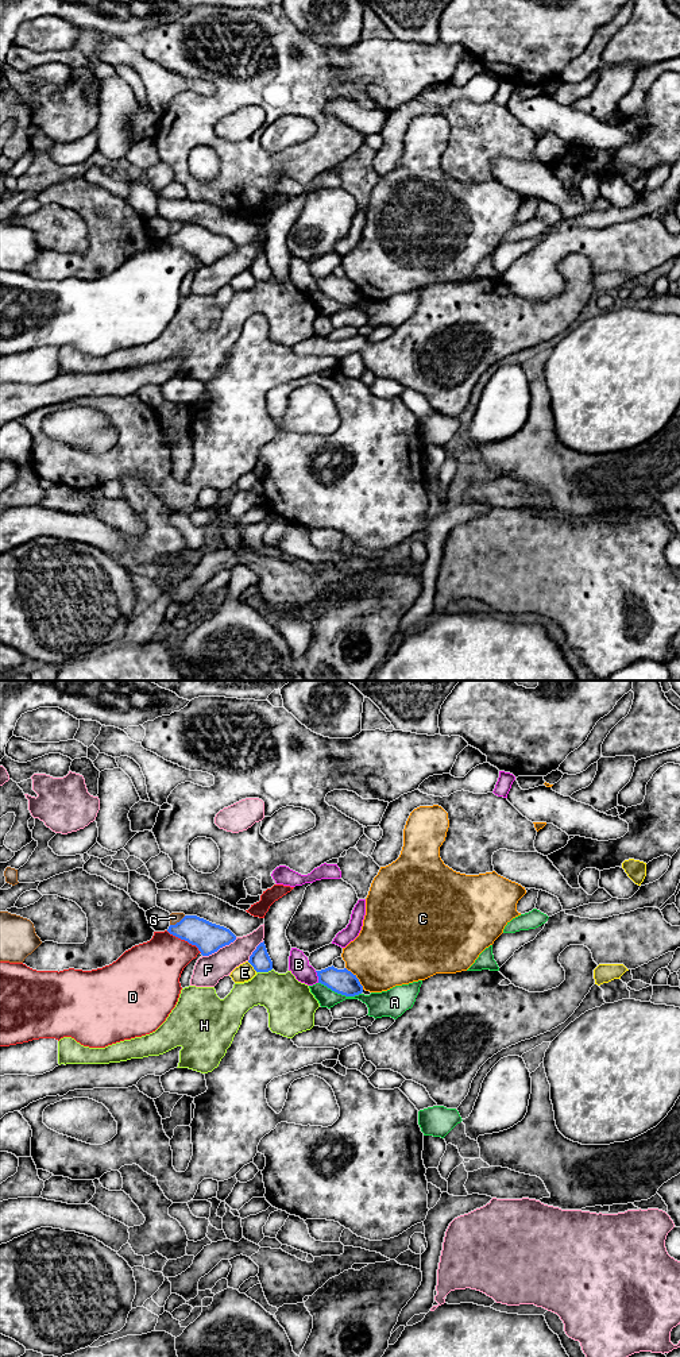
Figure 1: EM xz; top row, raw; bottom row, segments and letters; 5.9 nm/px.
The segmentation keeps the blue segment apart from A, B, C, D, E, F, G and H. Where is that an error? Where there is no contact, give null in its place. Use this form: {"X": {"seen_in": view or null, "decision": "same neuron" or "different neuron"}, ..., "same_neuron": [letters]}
{"A": {"seen_in": "xz", "decision": "different neuron"}, "B": {"seen_in": "xz", "decision": "different neuron"}, "C": {"seen_in": "xz", "decision": "different neuron"}, "D": {"seen_in": "xz", "decision": "different neuron"}, "E": {"seen_in": "xz", "decision": "different neuron"}, "F": {"seen_in": "xz", "decision": "different neuron"}, "G": {"seen_in": "xz", "decision": "different neuron"}, "H": {"seen_in": "xz", "decision": "different neuron"}, "same_neuron": []}

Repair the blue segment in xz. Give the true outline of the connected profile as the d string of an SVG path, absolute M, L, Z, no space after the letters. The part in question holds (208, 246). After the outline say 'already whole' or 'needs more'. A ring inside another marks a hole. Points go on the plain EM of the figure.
M185 224L175 234L170 234L167 240L196 254L202 265L209 265L236 248L229 238L197 224Z; already whole

